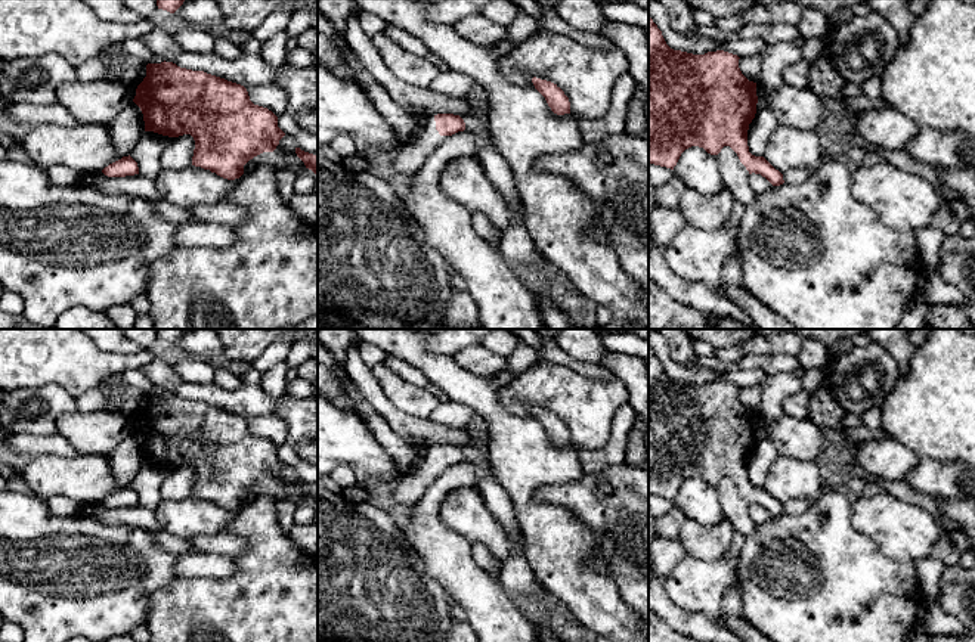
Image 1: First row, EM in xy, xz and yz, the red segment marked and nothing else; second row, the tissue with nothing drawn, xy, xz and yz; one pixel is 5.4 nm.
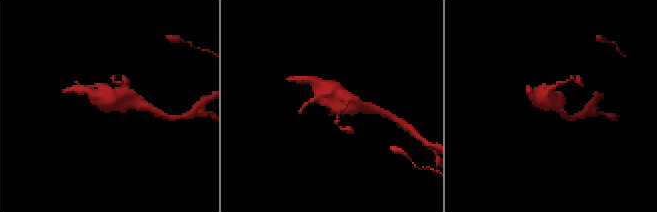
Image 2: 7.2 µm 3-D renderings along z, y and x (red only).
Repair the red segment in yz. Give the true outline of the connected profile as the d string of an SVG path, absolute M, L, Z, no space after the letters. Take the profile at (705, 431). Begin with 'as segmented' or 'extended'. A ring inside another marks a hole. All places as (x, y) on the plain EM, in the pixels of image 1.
as segmented | M649 347L649 494L674 500L681 484L691 477L711 486L730 477L749 505L761 505L773 517L784 514L783 505L764 487L749 483L748 460L756 444L758 427L756 413L742 404L739 390L724 381L705 385L674 381Z

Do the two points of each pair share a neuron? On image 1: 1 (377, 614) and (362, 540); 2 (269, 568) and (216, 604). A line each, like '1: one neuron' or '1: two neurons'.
1: one neuron
2: one neuron

